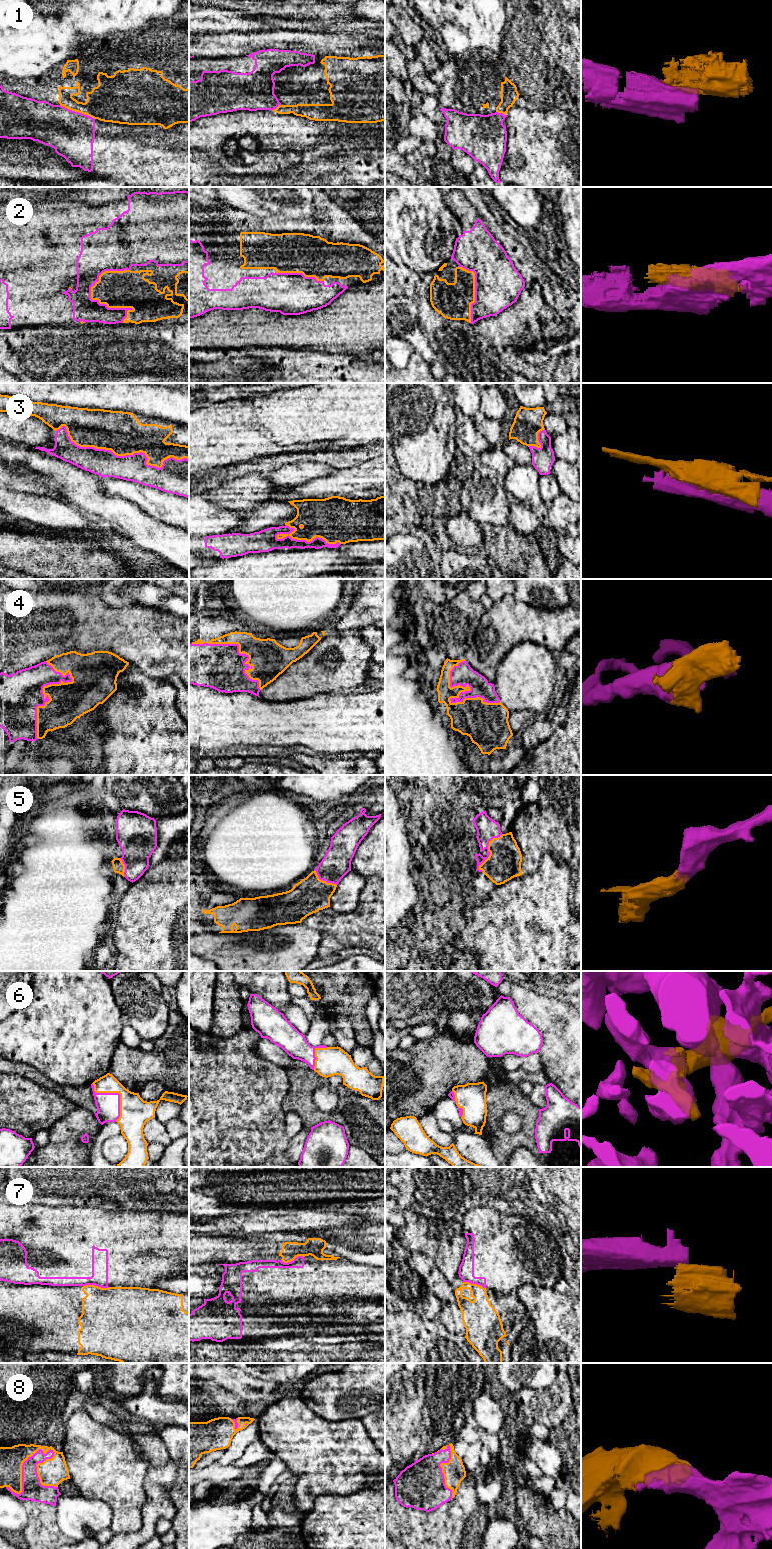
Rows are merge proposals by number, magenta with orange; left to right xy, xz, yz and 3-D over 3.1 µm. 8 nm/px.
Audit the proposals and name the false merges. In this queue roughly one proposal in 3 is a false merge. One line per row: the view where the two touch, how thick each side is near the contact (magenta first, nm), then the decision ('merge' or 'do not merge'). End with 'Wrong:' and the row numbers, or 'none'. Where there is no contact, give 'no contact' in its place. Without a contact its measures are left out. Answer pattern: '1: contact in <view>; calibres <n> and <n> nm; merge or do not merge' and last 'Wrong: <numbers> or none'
1: contact in xy; calibres 360 and 300 nm; do not merge
2: contact in xy; calibres 200 and 300 nm; merge
3: contact in xy; calibres 220 and 340 nm; do not merge
4: contact in yz; calibres 170 and 300 nm; merge
5: contact in yz; calibres 170 and 280 nm; merge
6: contact in xy; calibres 190 and 240 nm; merge
7: contact in xy; calibres 130 and 420 nm; do not merge
8: contact in xy; calibres 160 and 220 nm; merge
Wrong: 1, 3, 7

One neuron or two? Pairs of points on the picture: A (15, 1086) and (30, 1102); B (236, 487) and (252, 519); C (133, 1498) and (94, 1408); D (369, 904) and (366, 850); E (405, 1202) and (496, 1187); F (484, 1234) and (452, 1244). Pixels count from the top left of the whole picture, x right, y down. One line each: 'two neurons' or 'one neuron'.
A: one neuron
B: two neurons
C: two neurons
D: two neurons
E: one neuron
F: two neurons

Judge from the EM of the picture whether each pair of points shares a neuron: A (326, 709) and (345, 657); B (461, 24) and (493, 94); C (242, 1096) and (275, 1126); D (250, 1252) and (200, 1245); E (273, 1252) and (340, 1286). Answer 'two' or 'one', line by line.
A: two
B: two
C: one
D: one
E: two

